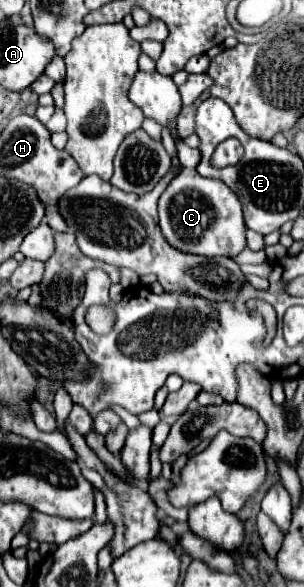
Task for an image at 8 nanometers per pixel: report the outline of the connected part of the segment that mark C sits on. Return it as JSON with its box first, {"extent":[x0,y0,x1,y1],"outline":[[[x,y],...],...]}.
{"extent":[158,177,246,257],"outline":[[[202,177],[200,195],[162,195],[158,203],[160,213],[160,229],[168,243],[184,253],[196,253],[204,257],[234,257],[246,247],[246,225],[242,219],[242,205],[218,179],[206,179]]]}

